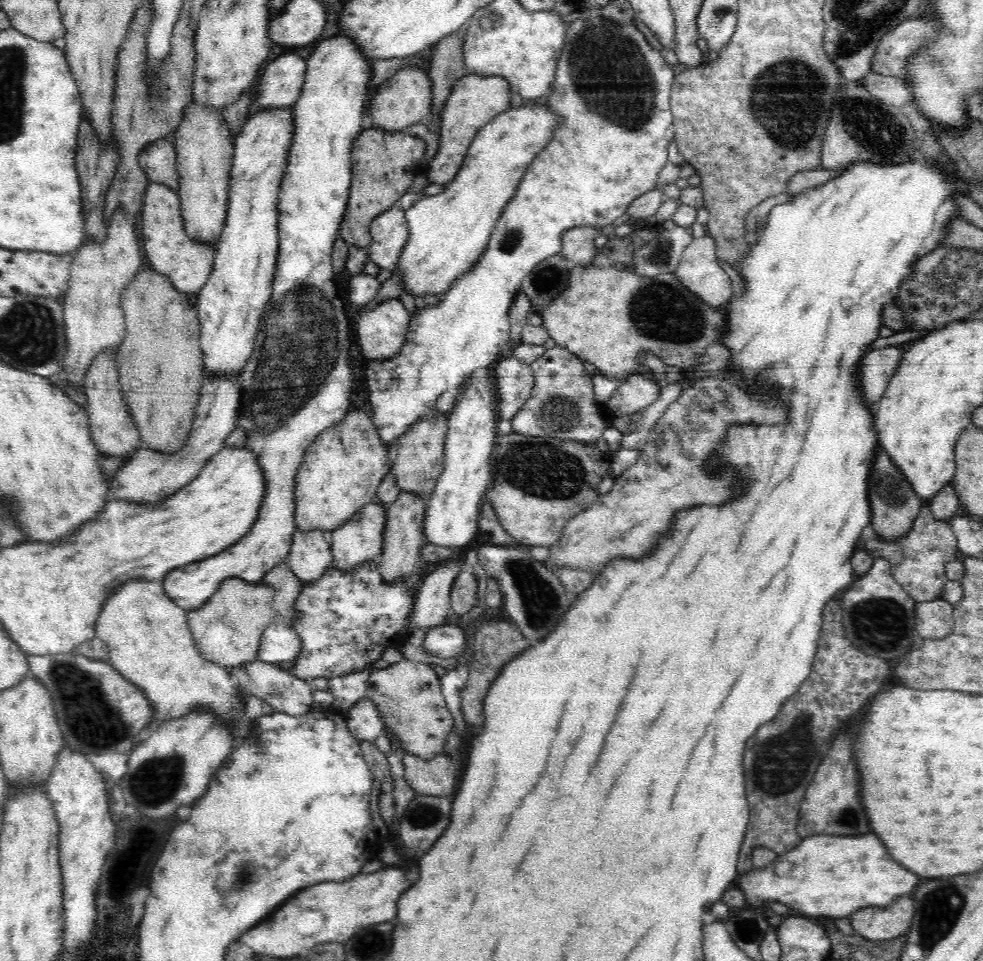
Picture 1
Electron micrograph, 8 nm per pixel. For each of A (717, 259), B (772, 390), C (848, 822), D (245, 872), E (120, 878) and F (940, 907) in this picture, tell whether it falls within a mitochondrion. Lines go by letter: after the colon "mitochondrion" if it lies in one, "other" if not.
A: other
B: other
C: mitochondrion
D: mitochondrion
E: other
F: mitochondrion

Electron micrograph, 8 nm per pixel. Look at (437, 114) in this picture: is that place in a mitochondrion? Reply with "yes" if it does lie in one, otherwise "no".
no

